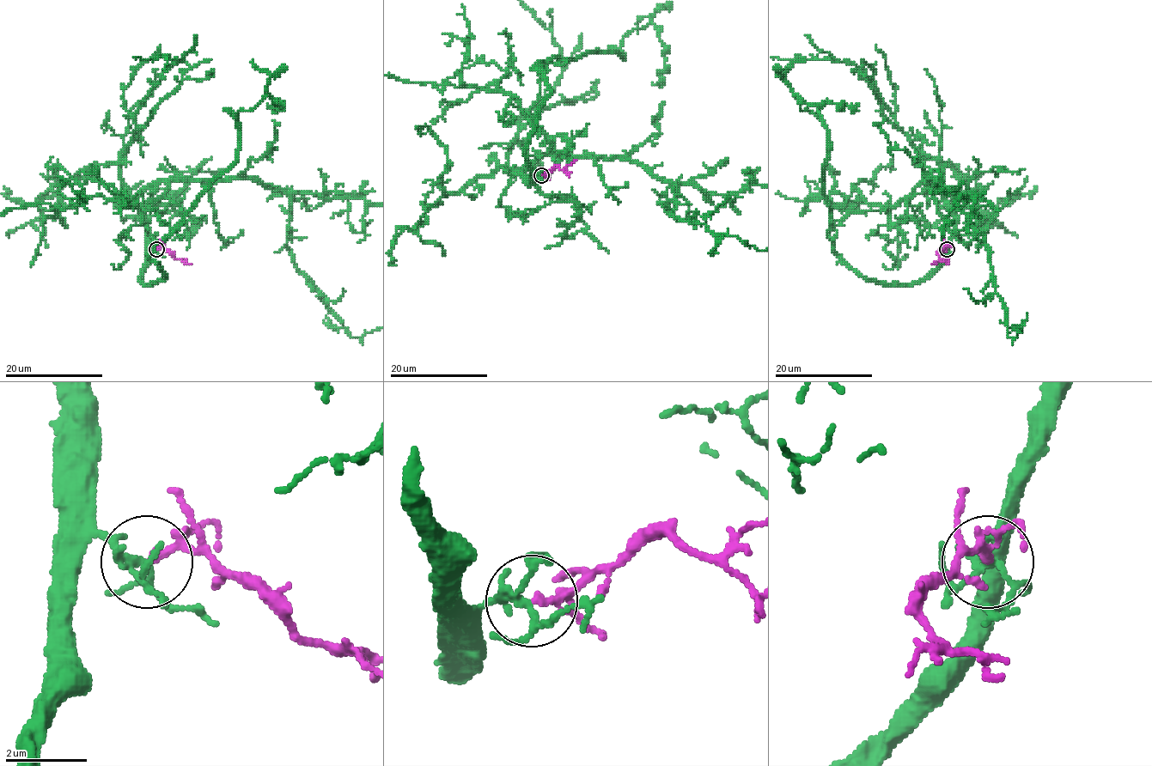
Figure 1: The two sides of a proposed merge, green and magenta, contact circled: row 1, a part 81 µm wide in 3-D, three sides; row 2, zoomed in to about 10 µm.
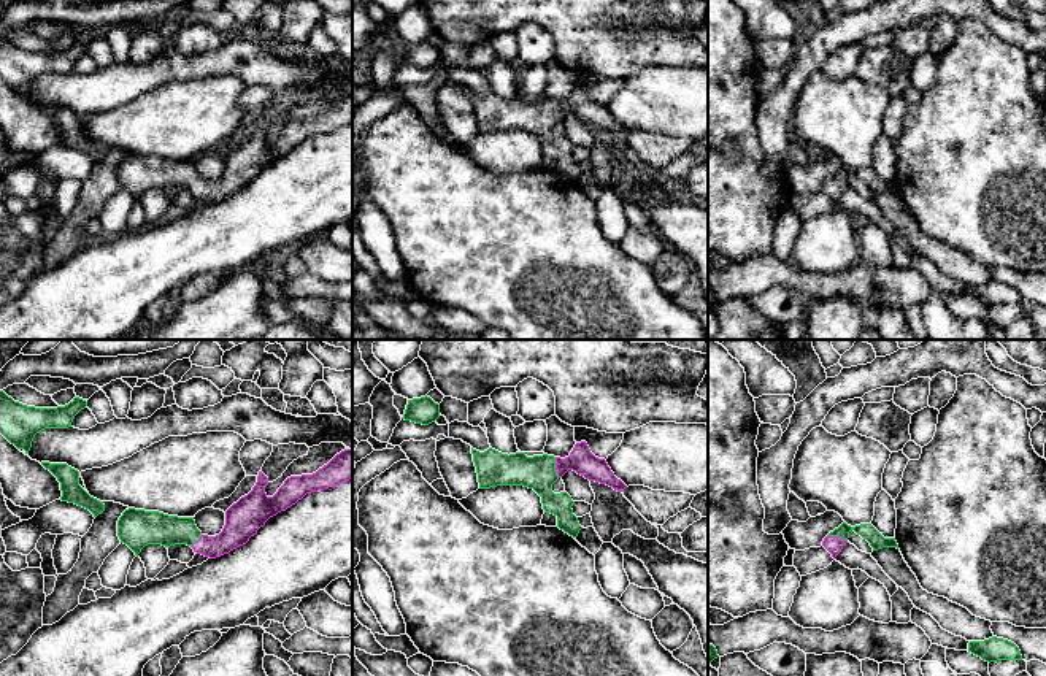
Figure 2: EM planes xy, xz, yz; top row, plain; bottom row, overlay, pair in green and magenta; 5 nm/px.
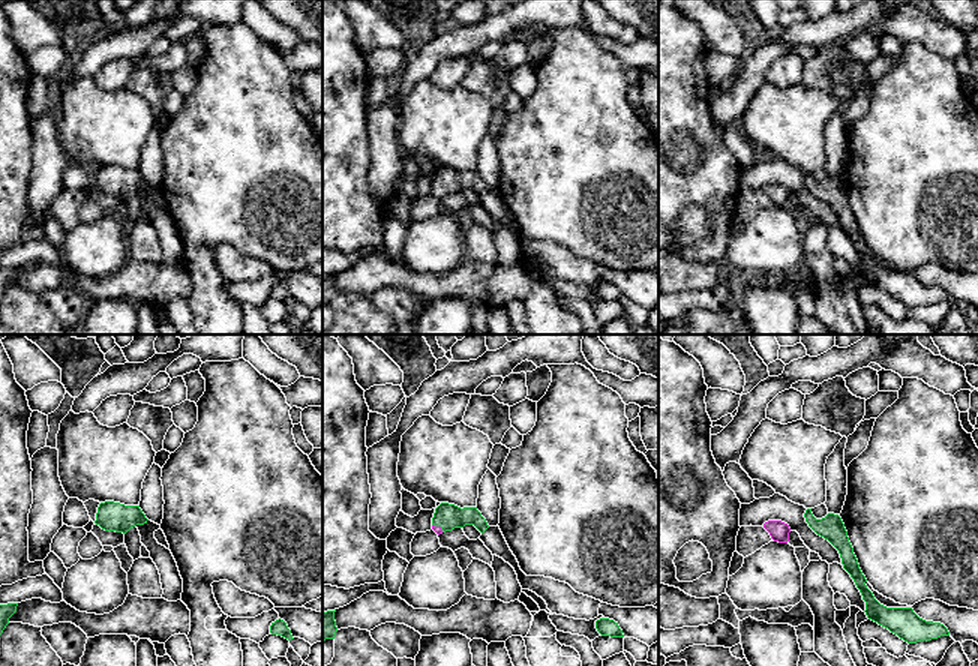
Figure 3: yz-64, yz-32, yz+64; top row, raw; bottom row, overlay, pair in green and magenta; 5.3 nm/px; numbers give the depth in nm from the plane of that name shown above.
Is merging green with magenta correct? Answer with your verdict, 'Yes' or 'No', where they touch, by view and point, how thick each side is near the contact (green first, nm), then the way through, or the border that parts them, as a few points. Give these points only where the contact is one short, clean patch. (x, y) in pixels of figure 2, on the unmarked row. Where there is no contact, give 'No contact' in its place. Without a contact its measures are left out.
Yes. Touches green at xz (554, 111). Thickness 170 nm (green) against 130 nm. Path across: xz (538, 116), (554, 111), (581, 105)

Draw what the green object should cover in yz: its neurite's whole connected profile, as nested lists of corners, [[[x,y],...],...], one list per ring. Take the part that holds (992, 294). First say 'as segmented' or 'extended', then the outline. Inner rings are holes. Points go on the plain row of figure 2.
as segmented | [[[997,281],[984,286],[970,286],[968,297],[989,308],[997,305],[1022,305],[1021,295],[1014,287]]]

